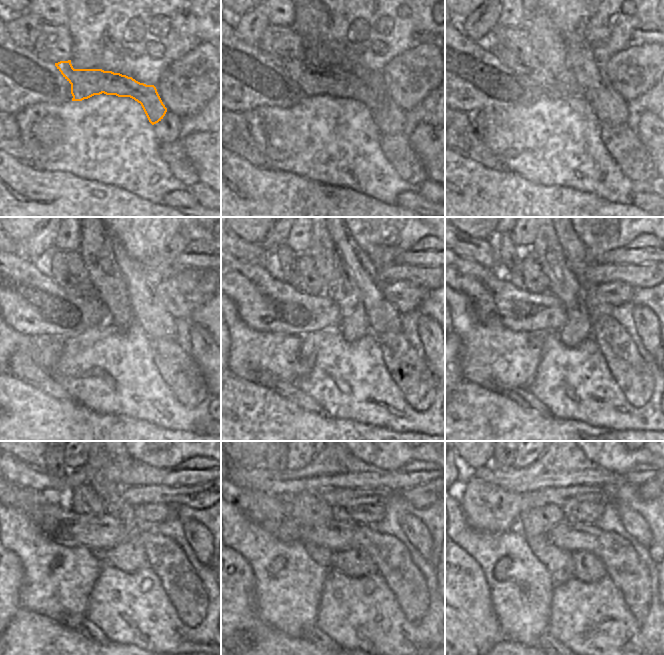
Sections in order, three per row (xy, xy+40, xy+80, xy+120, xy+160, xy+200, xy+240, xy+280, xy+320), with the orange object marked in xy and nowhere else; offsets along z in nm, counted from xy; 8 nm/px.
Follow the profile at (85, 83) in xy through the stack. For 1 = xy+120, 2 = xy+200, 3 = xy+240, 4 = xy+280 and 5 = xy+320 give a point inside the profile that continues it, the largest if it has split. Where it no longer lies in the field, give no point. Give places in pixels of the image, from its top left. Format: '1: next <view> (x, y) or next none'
1: next xy+120 (59, 275)
2: next xy+200 (502, 242)
3: next xy+240 (52, 461)
4: next xy+280 (276, 461)
5: next xy+320 (504, 461)

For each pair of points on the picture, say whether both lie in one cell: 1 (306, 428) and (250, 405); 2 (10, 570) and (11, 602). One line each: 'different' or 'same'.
1: same
2: same

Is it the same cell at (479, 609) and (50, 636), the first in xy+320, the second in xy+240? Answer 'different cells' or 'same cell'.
different cells

